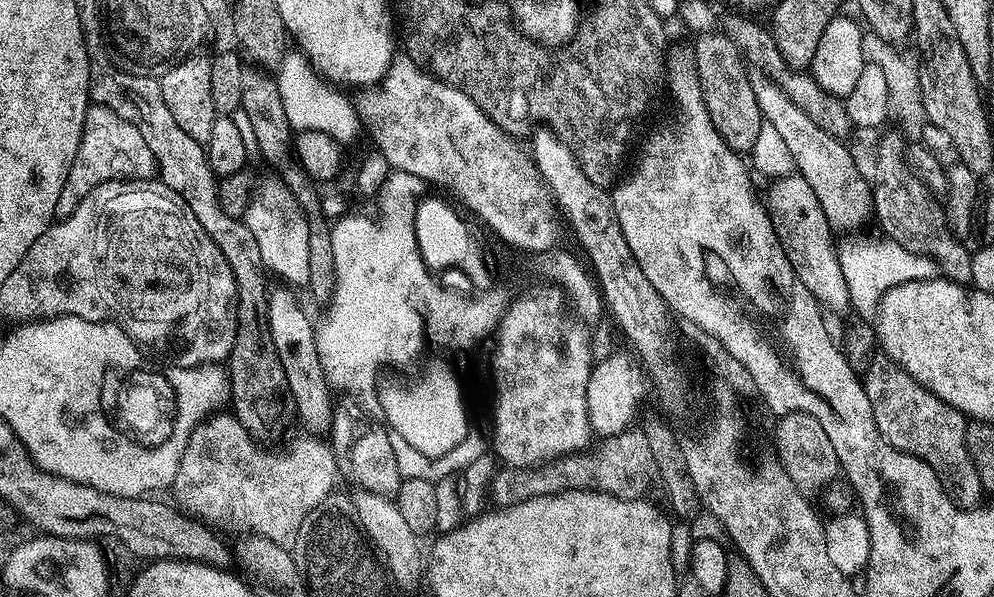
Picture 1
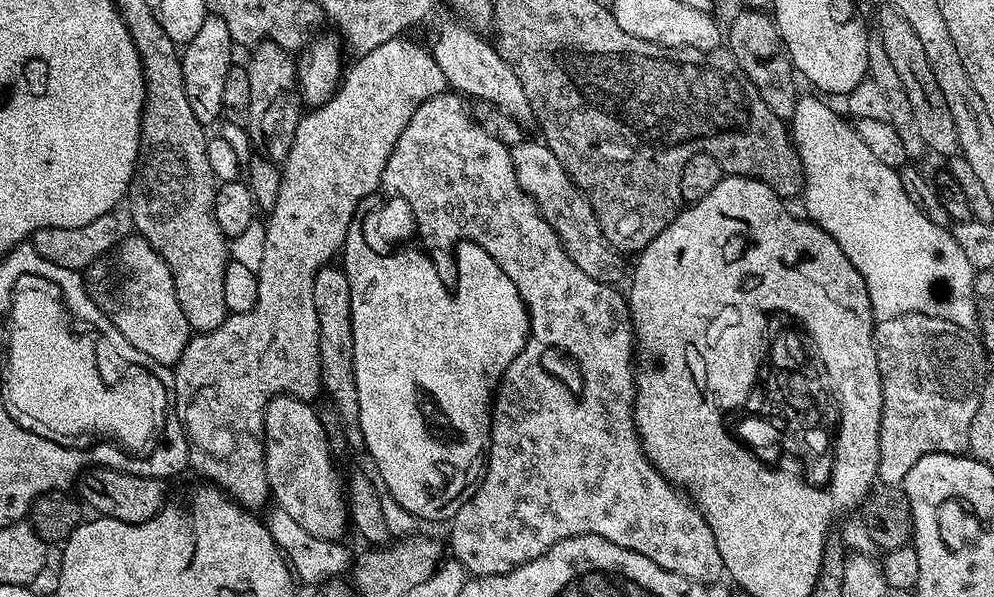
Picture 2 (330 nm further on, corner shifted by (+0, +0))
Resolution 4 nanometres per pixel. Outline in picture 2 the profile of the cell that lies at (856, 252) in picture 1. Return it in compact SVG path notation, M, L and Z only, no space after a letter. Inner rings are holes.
M811 94L812 96L801 95L795 106L795 113L790 121L790 130L793 137L793 144L796 145L800 161L804 167L804 191L802 193L802 201L804 200L804 208L807 219L816 224L822 230L826 230L826 234L830 234L830 238L834 238L834 242L838 242L838 246L842 246L842 254L846 254L846 258L850 258L850 262L854 266L854 270L860 275L863 281L863 291L867 297L867 307L870 309L871 315L877 321L889 320L890 318L898 318L902 314L926 314L927 316L937 316L938 318L946 318L946 322L954 322L954 326L962 326L963 328L972 330L976 328L976 307L974 306L974 278L976 272L970 266L966 254L962 254L962 246L958 246L958 242L952 236L951 231L947 227L940 227L922 214L910 202L906 196L906 192L902 188L900 181L900 173L895 168L886 166L883 162L878 162L878 158L874 158L873 152L867 147L866 142L862 141L859 131L847 120L842 120L839 114L826 103L822 102L821 97Z

